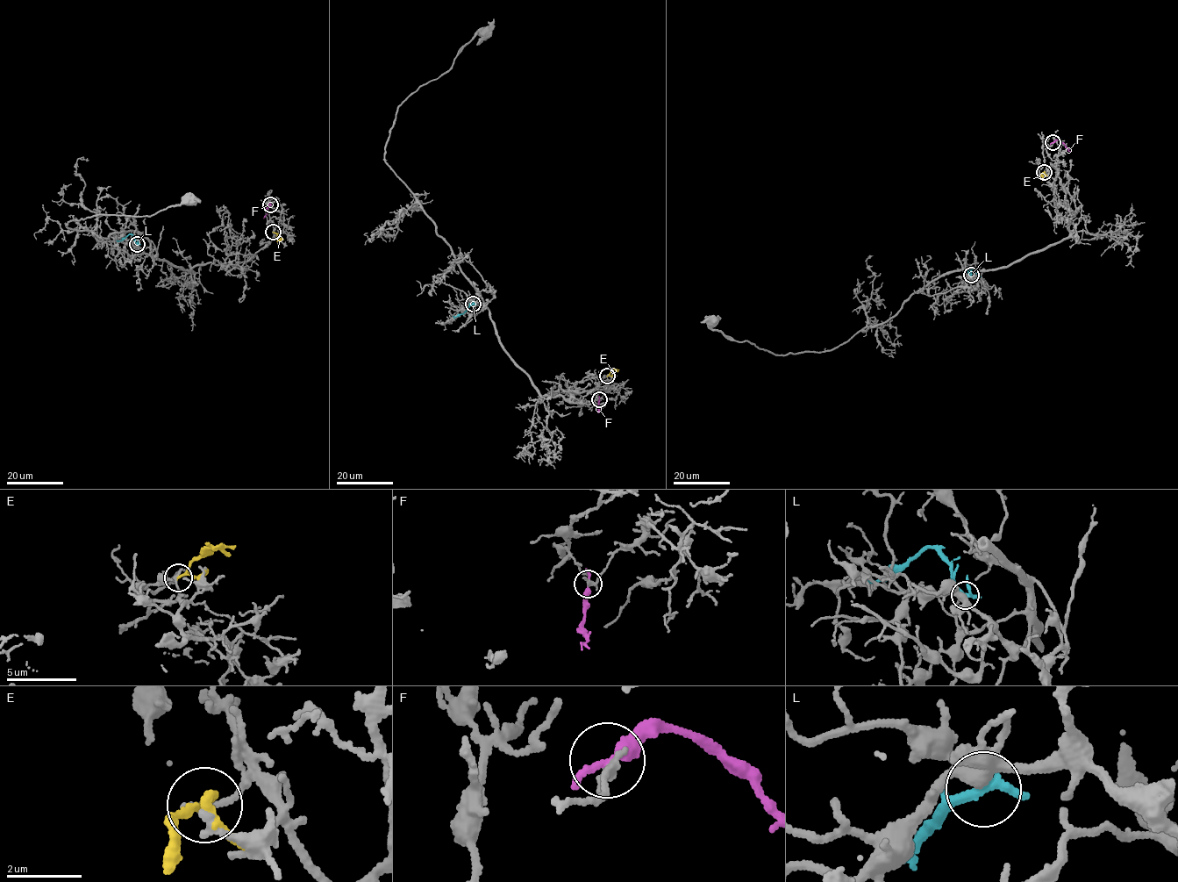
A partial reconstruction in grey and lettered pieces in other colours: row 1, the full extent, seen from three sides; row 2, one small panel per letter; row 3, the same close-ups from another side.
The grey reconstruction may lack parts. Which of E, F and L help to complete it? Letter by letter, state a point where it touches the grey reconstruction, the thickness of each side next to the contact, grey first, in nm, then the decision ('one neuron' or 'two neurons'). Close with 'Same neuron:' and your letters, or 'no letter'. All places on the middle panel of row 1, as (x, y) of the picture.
E: meets grey at (607, 376); 170 nm thick on the grey side, 150 nm on the other; two neurons
F: meets grey at (599, 399); 260 nm thick on the grey side, 400 nm on the other; two neurons
L: meets grey at (473, 304); 360 nm thick on the grey side, 240 nm on the other; two neurons
Same neuron: no letter

